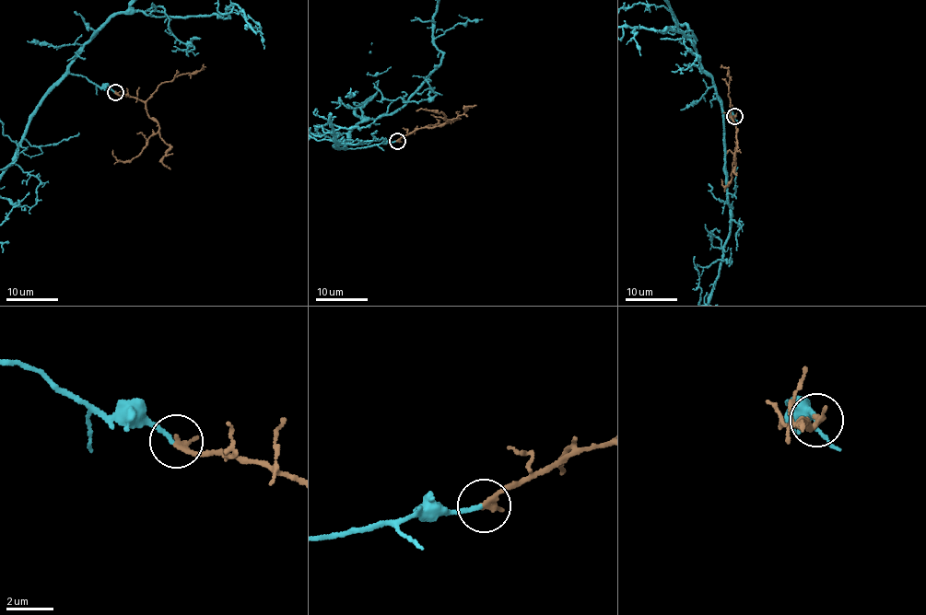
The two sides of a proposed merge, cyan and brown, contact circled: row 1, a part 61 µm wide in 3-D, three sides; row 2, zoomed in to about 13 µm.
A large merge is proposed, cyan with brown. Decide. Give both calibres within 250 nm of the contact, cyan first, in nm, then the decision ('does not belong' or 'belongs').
200 nm thick on the cyan side, 300 nm on the other; belongs

